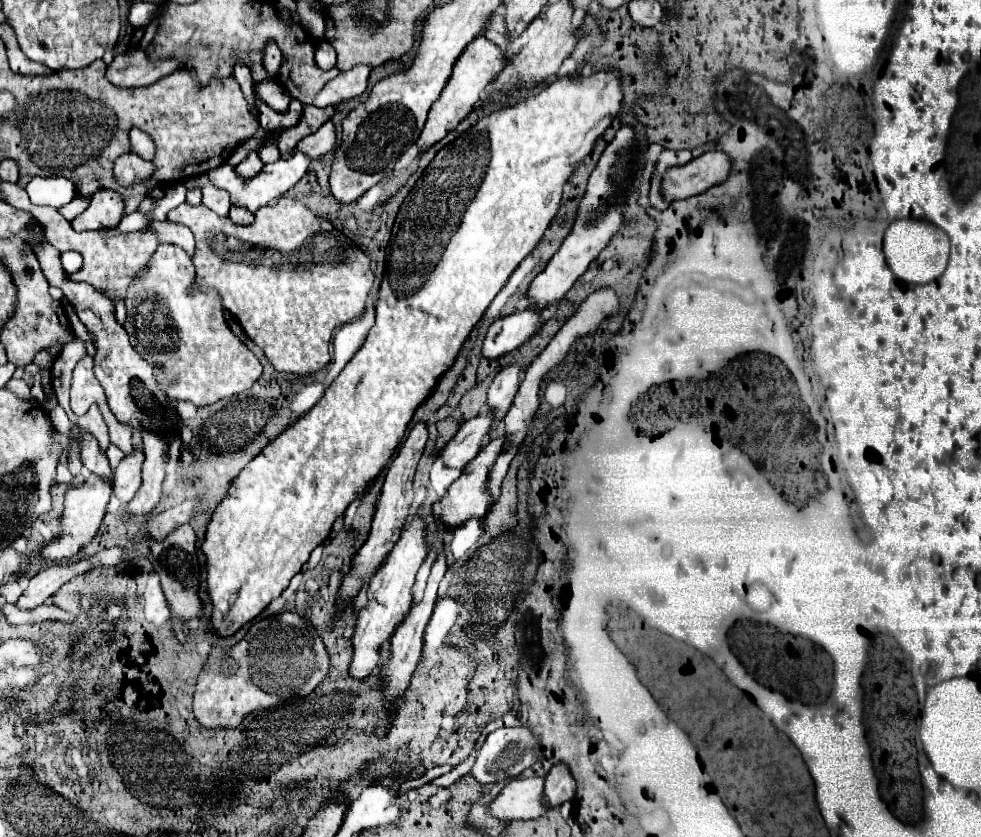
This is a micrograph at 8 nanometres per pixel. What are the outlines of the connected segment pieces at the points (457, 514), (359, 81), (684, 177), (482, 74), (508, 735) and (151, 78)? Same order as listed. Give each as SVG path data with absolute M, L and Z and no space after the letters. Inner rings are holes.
M504 435L494 437L494 439L478 453L478 457L476 457L472 463L466 465L462 477L458 477L458 479L450 485L448 495L446 495L442 501L434 503L434 507L432 507L434 515L436 515L438 519L444 519L444 523L446 523L448 527L456 527L456 525L460 525L460 523L464 523L464 521L468 521L468 519L472 519L472 517L484 517L486 511L488 511L488 507L492 507L494 497L488 493L488 471L492 469L492 465L494 465L494 461L496 461L496 457L500 455L500 449L502 449L502 447L504 447Z
M358 65L358 67L352 67L350 71L342 71L338 77L326 83L326 87L316 95L314 105L337 106L342 101L362 95L366 91L370 71L372 67L368 65Z
M708 151L684 167L672 167L664 175L662 193L668 201L686 199L692 195L700 195L714 185L720 185L728 179L732 171L732 161L728 161L726 153Z
M482 31L458 57L458 61L454 63L454 71L442 91L442 95L438 97L438 101L432 105L430 113L428 113L428 121L422 129L422 135L418 139L420 149L428 149L430 145L438 143L440 139L444 139L450 131L456 129L456 125L474 109L474 105L482 99L486 85L492 83L492 77L496 77L496 73L500 73L500 69L504 69L504 53L490 41L486 39L486 33Z
M526 725L496 729L494 733L490 733L486 737L486 741L478 753L476 765L472 767L472 775L480 783L498 783L498 781L504 781L508 777L518 777L524 769L532 767L538 761L542 749L544 747L540 745L540 737Z
M130 51L114 57L112 65L108 67L108 79L118 87L144 87L178 71L184 65L186 61L180 61L178 57L152 63L146 59L144 51Z

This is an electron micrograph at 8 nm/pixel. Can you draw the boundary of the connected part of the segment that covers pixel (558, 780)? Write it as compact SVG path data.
M556 763L546 775L544 803L548 807L556 807L562 805L564 801L574 799L574 795L576 795L576 779L572 777L566 763Z

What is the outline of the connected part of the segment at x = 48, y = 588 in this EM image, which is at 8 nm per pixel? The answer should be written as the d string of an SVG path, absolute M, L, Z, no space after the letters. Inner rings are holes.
M86 557L76 563L62 563L62 565L50 565L42 571L38 571L24 595L20 597L18 601L18 607L20 609L34 609L38 605L45 603L52 595L54 595L64 583L68 583L70 579L84 575L87 572L93 570L93 561L92 557ZM72 567L72 569L70 569Z

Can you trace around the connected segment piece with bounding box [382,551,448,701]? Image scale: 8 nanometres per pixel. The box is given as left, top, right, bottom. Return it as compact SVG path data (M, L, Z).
M440 551L438 557L436 557L436 561L434 561L434 565L432 565L432 571L430 571L430 577L428 577L428 583L426 583L426 591L424 591L422 601L418 601L418 603L414 603L414 605L410 607L408 615L406 615L404 621L396 627L396 633L394 633L392 639L390 639L390 643L392 643L392 657L390 657L390 661L388 661L388 665L384 667L384 673L382 673L382 675L386 677L386 699L388 699L388 701L392 701L392 699L396 699L398 695L404 693L404 689L408 687L410 675L414 673L414 669L416 669L416 665L418 665L418 661L420 661L420 657L422 657L424 629L426 629L426 625L428 625L428 621L430 621L430 617L432 617L434 603L436 603L436 597L438 597L436 591L438 591L438 585L440 585L440 581L442 581L442 577L444 577L444 573L446 573L446 569L448 569L446 555L444 555L444 551Z

